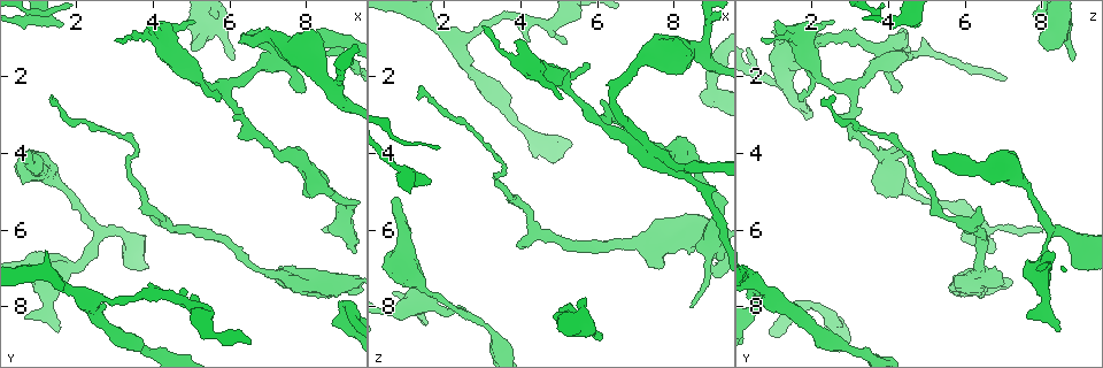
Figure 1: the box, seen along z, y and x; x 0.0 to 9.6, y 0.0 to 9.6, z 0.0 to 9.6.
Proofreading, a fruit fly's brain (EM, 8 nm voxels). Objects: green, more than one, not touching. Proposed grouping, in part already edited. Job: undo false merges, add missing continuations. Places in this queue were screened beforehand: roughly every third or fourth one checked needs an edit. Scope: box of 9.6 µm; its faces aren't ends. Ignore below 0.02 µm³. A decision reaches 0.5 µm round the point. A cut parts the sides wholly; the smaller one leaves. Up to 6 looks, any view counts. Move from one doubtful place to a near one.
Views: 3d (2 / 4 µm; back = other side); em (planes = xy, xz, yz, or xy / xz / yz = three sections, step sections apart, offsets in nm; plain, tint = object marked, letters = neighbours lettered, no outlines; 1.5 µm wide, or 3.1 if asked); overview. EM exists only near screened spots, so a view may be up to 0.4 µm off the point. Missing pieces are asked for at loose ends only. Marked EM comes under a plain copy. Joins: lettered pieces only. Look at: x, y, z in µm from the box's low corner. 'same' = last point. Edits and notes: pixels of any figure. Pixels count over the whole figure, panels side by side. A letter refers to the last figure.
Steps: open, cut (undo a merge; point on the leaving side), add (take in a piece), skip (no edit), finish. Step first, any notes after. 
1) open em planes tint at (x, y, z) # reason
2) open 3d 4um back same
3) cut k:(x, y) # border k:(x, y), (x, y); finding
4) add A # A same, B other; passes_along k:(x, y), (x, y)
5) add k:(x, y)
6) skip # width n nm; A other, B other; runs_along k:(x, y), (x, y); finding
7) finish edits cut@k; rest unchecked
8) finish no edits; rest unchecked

open em planes letters at (3.90, 5.40, 6.45) # free end

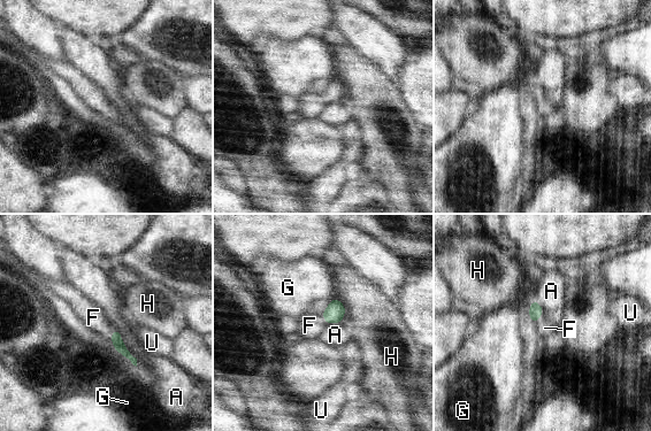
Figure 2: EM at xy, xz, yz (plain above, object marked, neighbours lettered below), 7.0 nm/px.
add F # A other, F same, G other, H other, U other; passes_along 2:(535, 309), (540, 316), (544, 328); the neuron continues

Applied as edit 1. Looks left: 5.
open overview # see it whole again

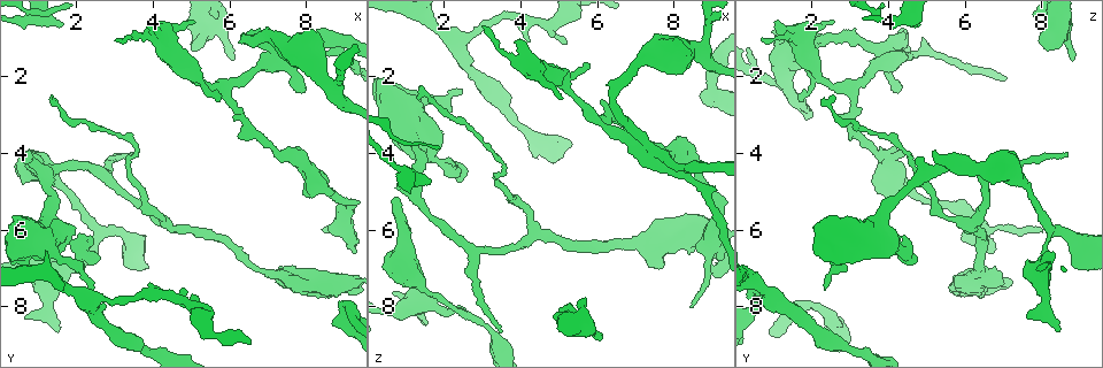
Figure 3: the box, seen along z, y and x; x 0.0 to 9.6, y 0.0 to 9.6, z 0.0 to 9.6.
open 3d 4um at (1.25, 2.55, 2.65) # thin end

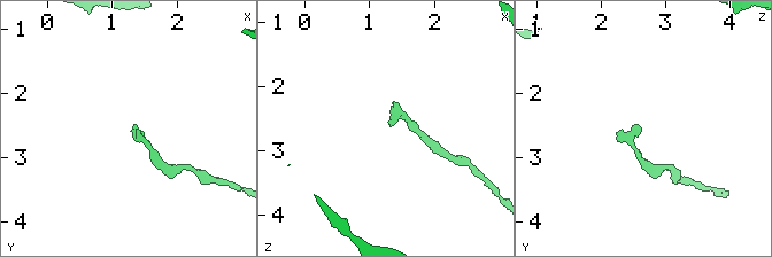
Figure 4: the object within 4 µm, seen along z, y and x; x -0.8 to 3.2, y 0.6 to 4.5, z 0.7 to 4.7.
open em planes letters at (1.30, 2.55, 2.65) # shape alone is not enough

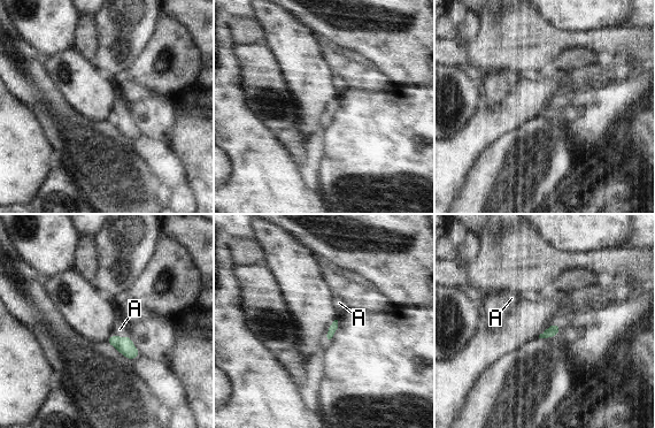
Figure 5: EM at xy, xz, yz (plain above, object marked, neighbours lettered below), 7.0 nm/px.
add A # A same; it goes on there

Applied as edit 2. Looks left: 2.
finish edits add@2, add@5; rest unchecked

